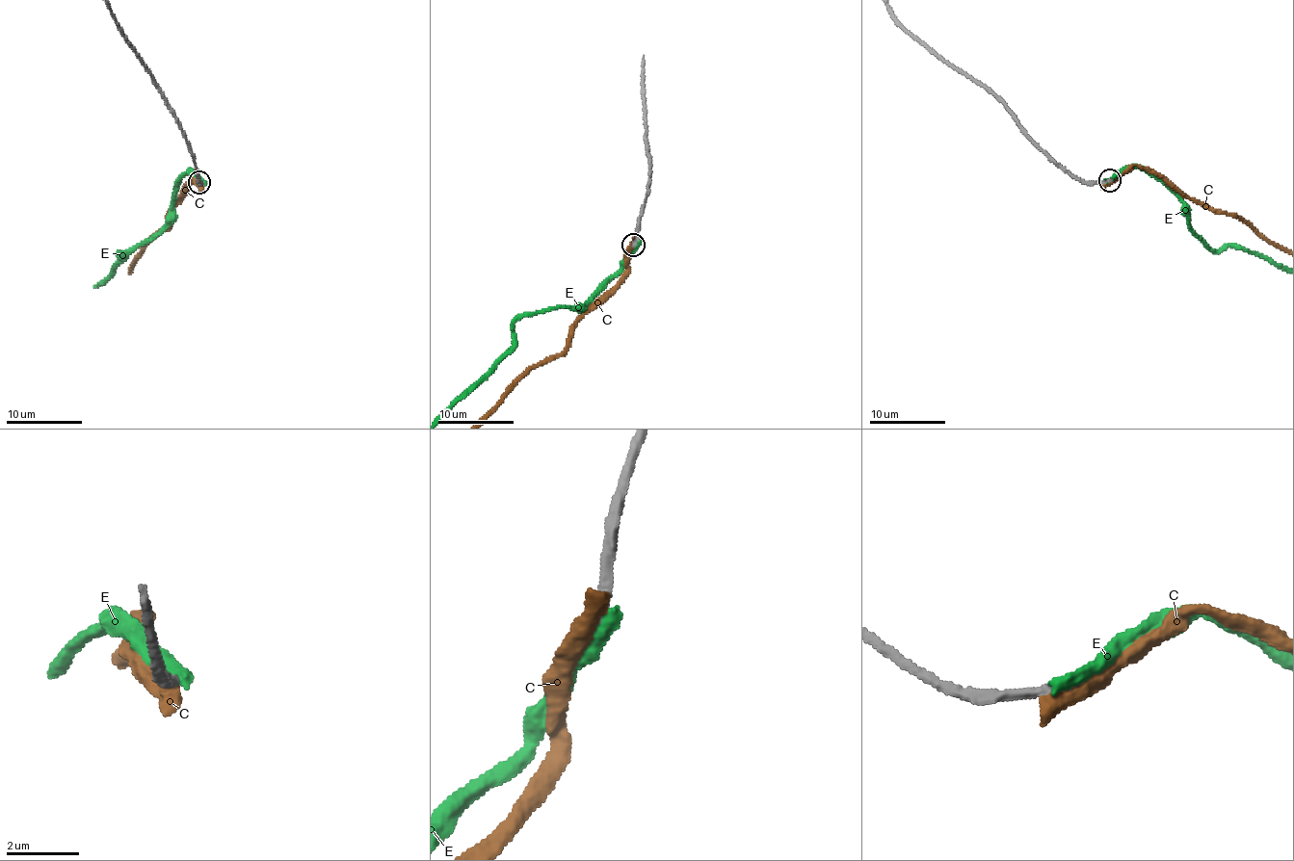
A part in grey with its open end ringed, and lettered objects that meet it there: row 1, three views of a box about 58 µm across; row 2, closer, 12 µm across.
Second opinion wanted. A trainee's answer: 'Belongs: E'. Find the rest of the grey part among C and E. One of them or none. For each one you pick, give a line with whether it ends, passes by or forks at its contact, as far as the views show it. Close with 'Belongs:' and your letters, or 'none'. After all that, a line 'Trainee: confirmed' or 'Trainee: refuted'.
Belongs: none
Trainee: refuted

